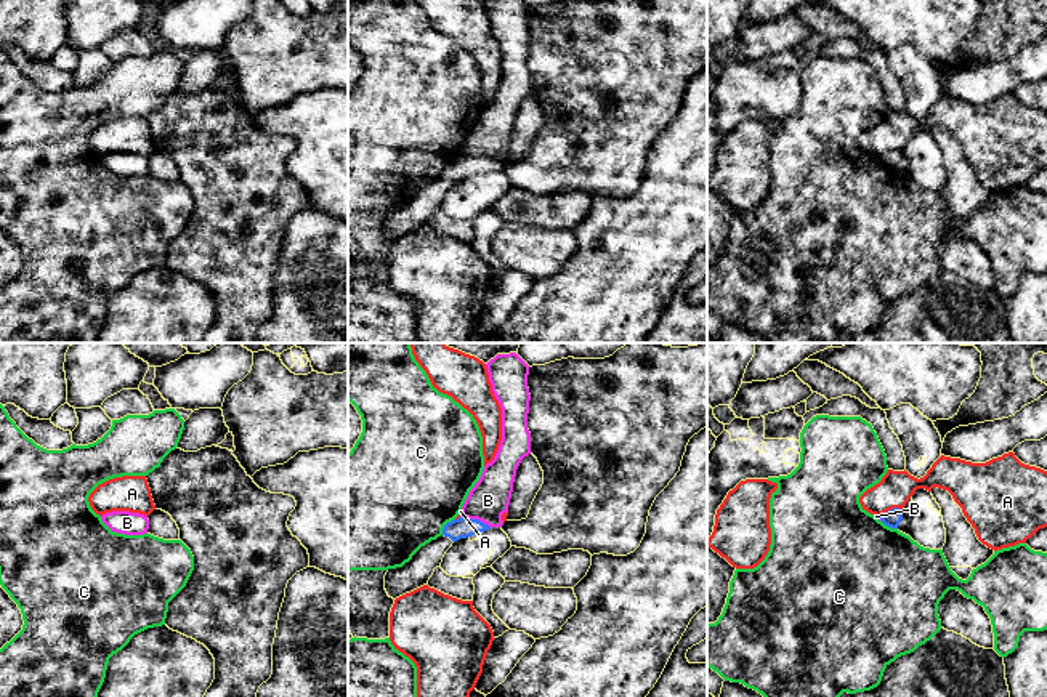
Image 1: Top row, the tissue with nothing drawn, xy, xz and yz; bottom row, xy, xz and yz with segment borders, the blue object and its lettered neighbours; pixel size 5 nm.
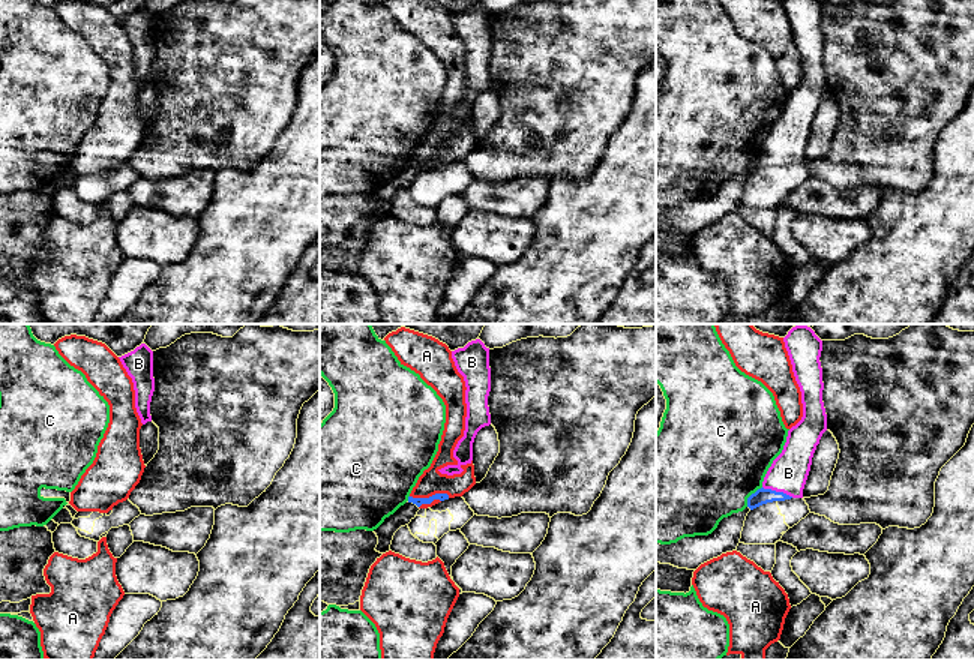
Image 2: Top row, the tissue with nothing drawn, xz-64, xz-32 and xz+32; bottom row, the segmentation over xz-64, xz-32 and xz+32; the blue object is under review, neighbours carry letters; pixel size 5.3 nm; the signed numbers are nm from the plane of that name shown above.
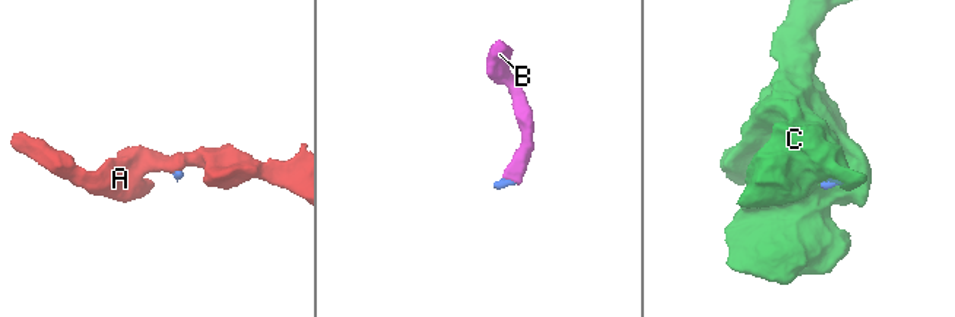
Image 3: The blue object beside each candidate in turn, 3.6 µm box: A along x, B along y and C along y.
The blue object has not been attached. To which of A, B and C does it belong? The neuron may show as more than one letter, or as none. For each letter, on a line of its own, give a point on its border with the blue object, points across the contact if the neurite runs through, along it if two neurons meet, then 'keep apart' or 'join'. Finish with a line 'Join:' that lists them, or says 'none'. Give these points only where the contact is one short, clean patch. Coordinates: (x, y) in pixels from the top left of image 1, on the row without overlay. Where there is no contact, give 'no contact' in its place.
A: yz (890, 151) | along yz (901, 149), (892, 149), (879, 156) | keep apart
B: xz (475, 161) | across xz (462, 169), (475, 161), (488, 141) | join
C: xz (444, 167) | along xz (454, 159), (444, 167), (441, 175) | keep apart
Join: B

